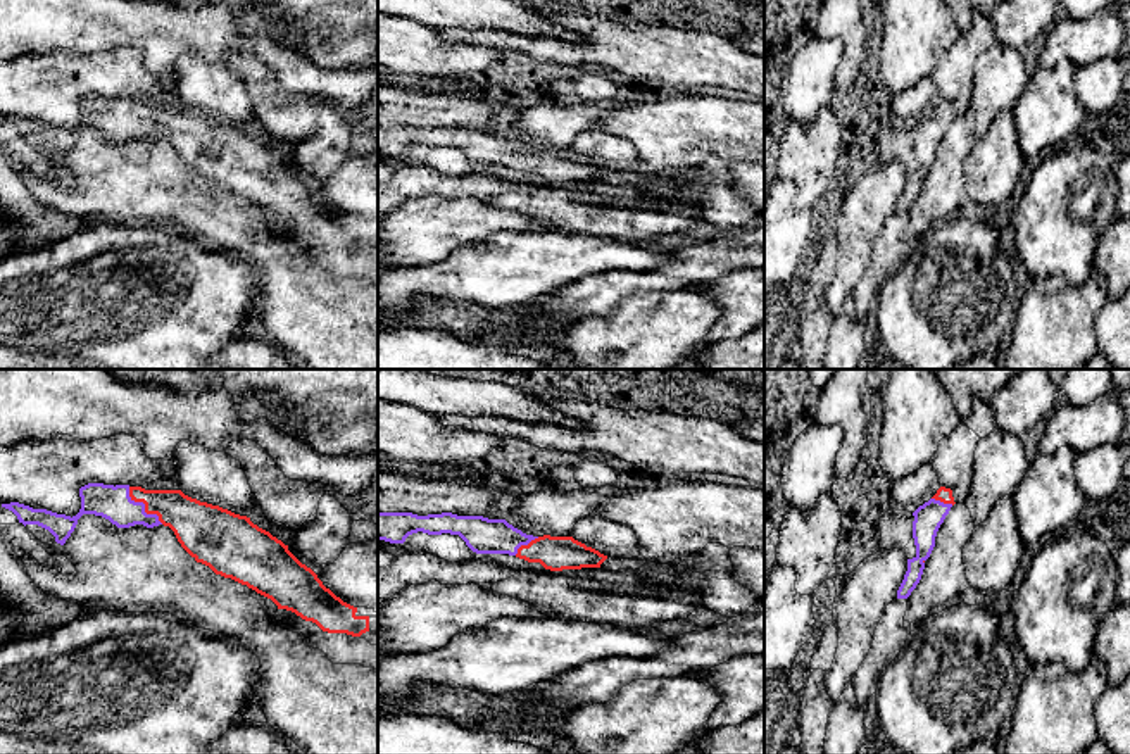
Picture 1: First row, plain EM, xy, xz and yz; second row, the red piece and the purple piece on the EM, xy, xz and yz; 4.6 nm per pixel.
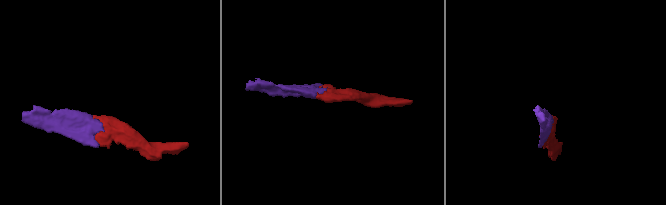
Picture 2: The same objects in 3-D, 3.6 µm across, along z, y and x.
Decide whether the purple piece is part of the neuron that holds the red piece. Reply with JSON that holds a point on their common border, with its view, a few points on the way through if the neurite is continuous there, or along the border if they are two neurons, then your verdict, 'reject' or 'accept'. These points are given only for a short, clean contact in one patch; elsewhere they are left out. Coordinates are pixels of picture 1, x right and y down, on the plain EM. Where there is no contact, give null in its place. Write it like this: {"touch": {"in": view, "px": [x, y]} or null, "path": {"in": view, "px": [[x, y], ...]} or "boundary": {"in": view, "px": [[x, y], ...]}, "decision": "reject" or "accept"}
{"touch": {"in": "xy", "px": [145, 119]}, "decision": "accept"}

